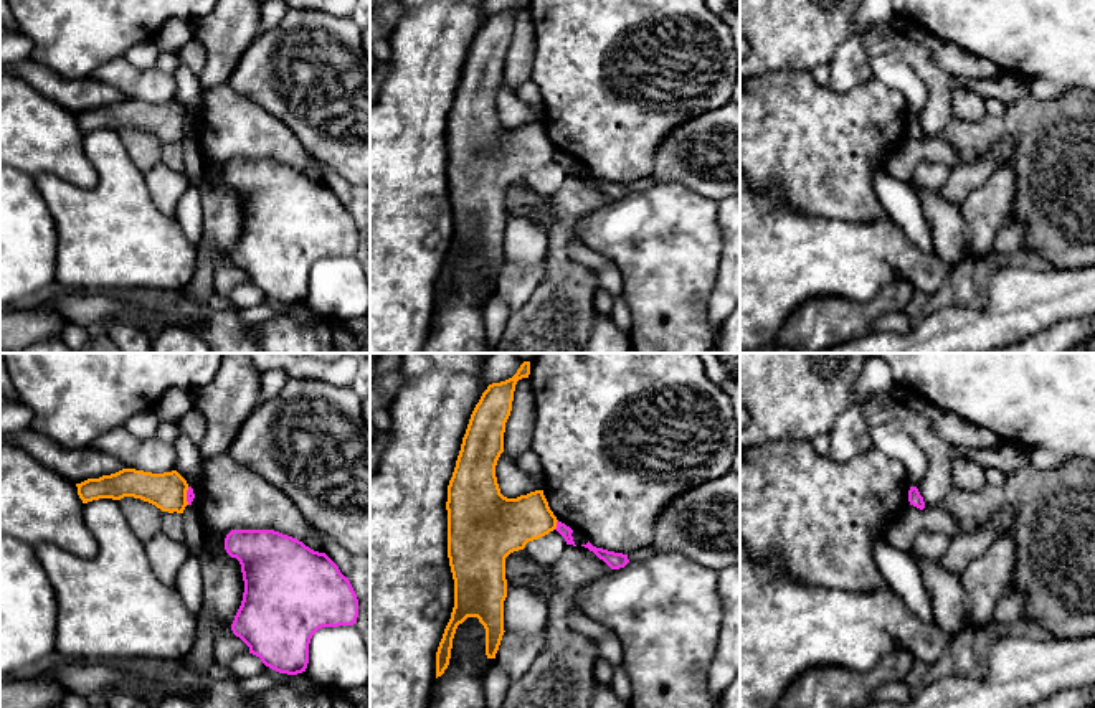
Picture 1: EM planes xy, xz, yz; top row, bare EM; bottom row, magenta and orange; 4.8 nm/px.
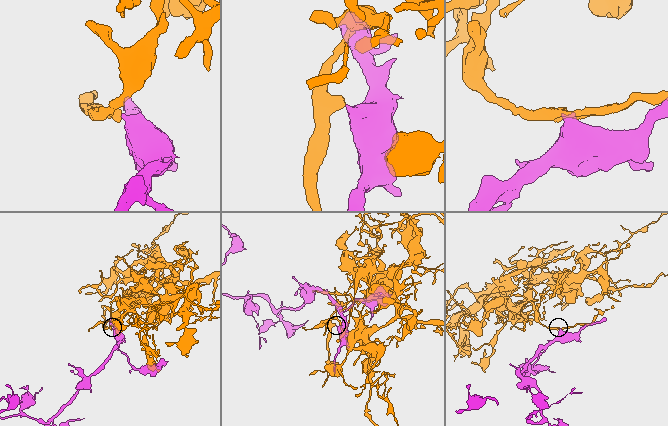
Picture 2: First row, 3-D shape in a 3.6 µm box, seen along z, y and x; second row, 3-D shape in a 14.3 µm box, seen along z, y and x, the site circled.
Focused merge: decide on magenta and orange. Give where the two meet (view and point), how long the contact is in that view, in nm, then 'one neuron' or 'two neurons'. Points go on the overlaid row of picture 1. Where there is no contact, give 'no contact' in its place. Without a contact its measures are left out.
xz (557, 525) | 50 nm | two neurons

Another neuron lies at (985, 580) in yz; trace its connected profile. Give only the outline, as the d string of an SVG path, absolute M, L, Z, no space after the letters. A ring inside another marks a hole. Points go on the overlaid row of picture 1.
M1004 533L963 573L961 583L969 599L969 625L974 629L986 629L993 619L996 602L1011 581L1014 553L1014 538Z

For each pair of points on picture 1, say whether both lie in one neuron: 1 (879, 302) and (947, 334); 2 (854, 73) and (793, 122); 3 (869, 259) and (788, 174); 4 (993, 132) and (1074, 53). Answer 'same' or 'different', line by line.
1: different
2: different
3: different
4: different

